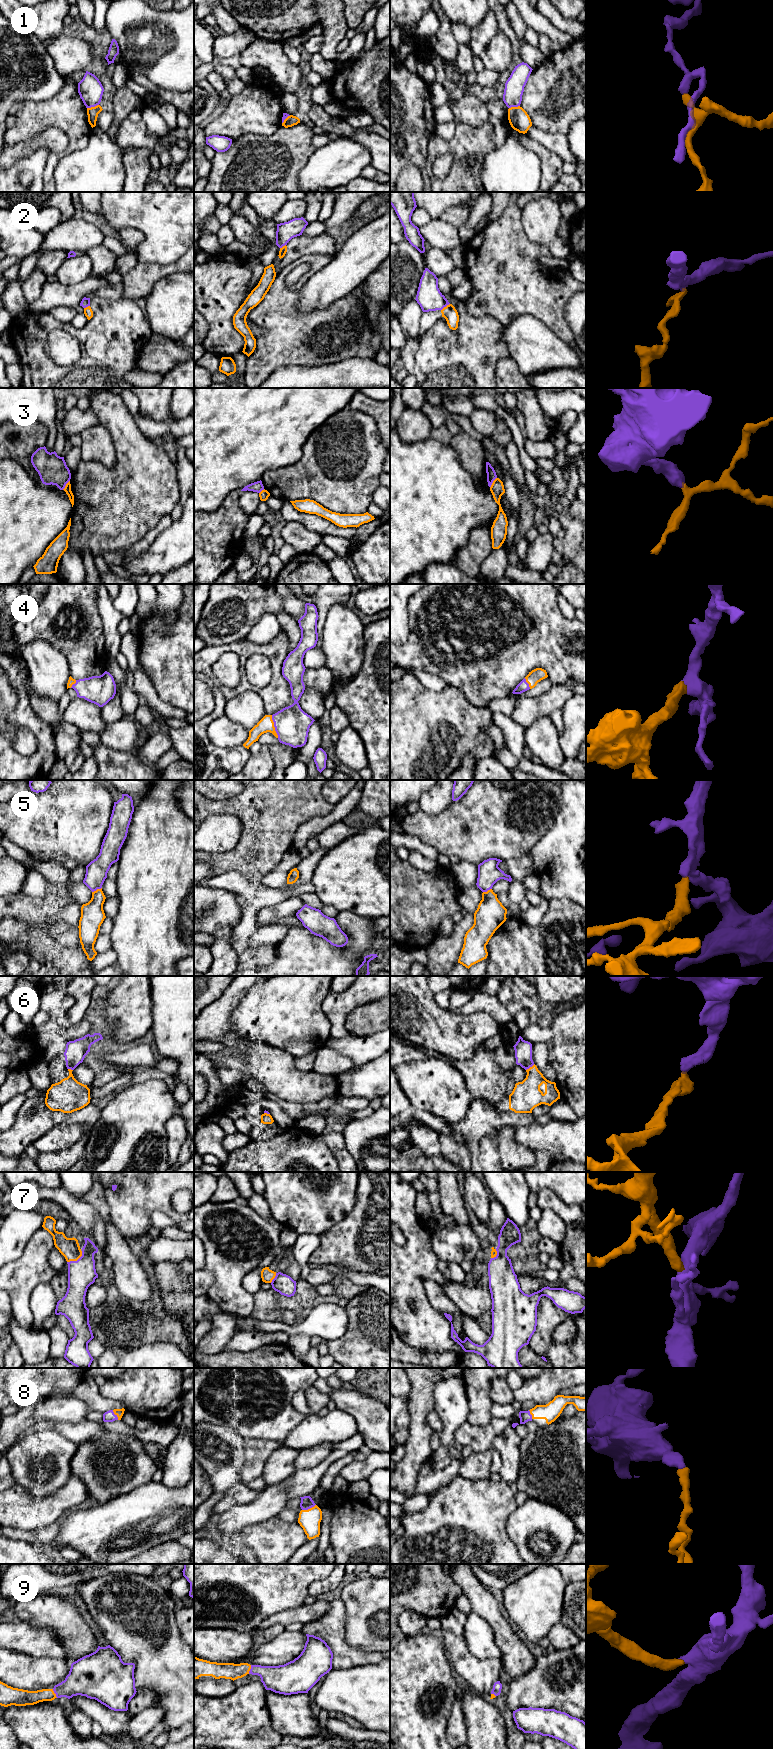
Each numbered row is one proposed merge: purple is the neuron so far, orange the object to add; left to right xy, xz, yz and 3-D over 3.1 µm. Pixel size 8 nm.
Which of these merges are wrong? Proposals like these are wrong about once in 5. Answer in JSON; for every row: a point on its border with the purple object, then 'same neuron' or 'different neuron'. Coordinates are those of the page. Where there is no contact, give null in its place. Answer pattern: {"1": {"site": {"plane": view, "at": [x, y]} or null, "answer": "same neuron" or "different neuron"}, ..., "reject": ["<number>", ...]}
{"1": {"site": {"plane": "xy", "at": [92, 106]}, "answer": "different neuron"}, "2": {"site": {"plane": "yz", "at": [445, 306]}, "answer": "different neuron"}, "3": {"site": {"plane": "yz", "at": [492, 482]}, "answer": "different neuron"}, "4": {"site": {"plane": "xz", "at": [274, 726]}, "answer": "same neuron"}, "5": {"site": {"plane": "xy", "at": [96, 889]}, "answer": "same neuron"}, "6": {"site": {"plane": "yz", "at": [530, 1066]}, "answer": "same neuron"}, "7": {"site": {"plane": "xy", "at": [77, 1260]}, "answer": "same neuron"}, "8": {"site": {"plane": "xz", "at": [308, 1508]}, "answer": "same neuron"}, "9": {"site": {"plane": "xy", "at": [54, 1692]}, "answer": "same neuron"}, "reject": ["1", "2", "3"]}

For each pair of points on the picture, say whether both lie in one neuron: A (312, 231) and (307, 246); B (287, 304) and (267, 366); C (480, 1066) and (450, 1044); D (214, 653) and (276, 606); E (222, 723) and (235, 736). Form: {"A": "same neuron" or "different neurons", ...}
{"A": "different neurons", "B": "same neuron", "C": "different neurons", "D": "different neurons", "E": "same neuron"}

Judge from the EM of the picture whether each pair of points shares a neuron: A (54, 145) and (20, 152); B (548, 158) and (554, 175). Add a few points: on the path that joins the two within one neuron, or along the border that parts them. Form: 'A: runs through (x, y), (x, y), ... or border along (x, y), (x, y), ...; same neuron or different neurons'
A: runs through (46, 143), (36, 143), (28, 147); same neuron
B: runs through (550, 162), (551, 171); same neuron

